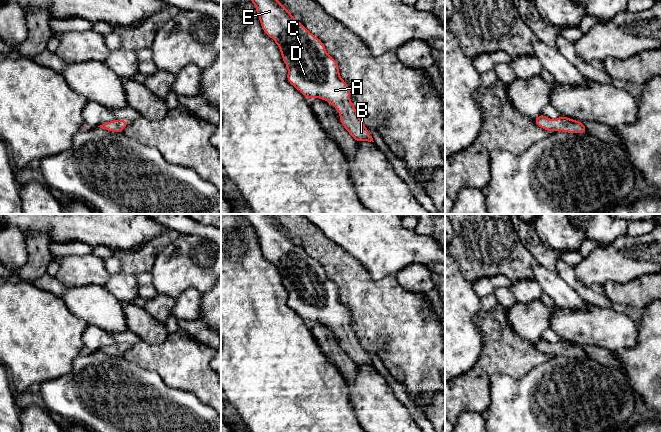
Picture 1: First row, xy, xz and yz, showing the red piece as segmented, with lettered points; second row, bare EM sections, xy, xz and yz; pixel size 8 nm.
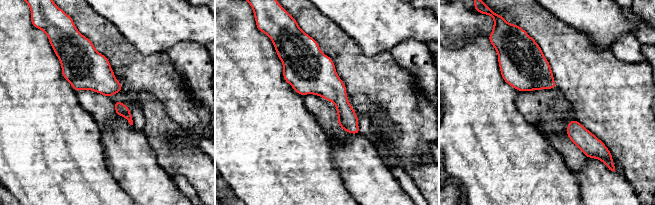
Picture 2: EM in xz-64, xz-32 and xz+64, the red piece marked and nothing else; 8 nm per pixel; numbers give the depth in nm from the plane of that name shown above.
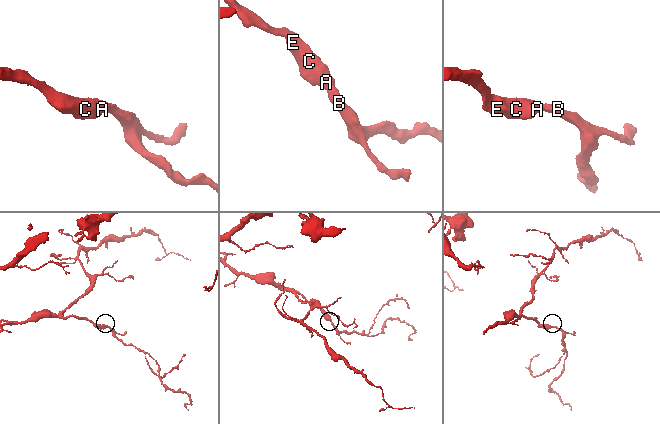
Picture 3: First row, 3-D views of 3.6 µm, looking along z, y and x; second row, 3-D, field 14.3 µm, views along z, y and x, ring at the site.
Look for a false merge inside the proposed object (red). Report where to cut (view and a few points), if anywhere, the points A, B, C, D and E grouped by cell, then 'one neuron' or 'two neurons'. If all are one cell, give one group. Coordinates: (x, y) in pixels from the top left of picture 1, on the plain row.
no cut; A B C D E; one neuron

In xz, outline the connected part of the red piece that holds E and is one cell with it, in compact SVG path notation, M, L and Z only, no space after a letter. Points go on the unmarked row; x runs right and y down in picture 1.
M241 214L241 216L246 217L254 228L262 254L278 269L282 283L288 292L287 305L307 323L318 321L335 330L340 339L341 348L355 365L374 366L349 323L351 314L339 299L337 285L327 278L325 269L301 246L296 245L271 217L265 214Z

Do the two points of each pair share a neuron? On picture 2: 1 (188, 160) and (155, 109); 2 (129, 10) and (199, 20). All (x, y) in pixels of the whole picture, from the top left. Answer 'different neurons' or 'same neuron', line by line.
1: same neuron
2: same neuron

